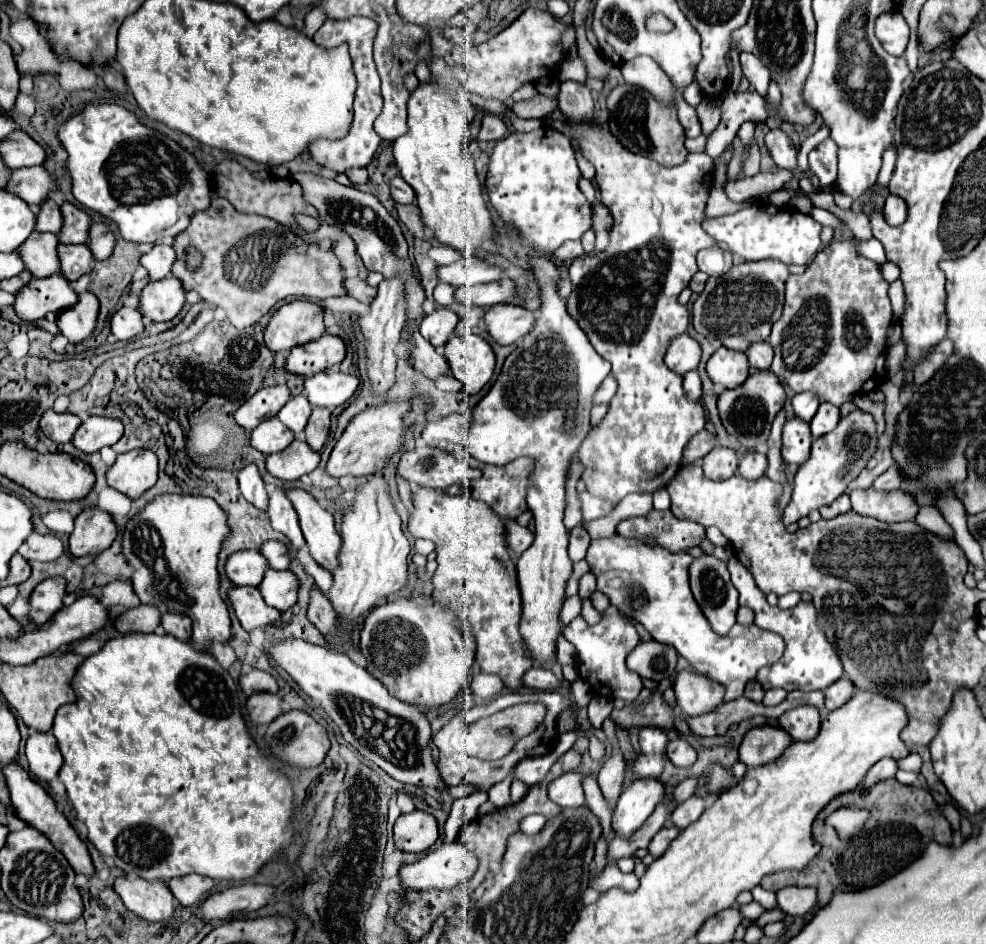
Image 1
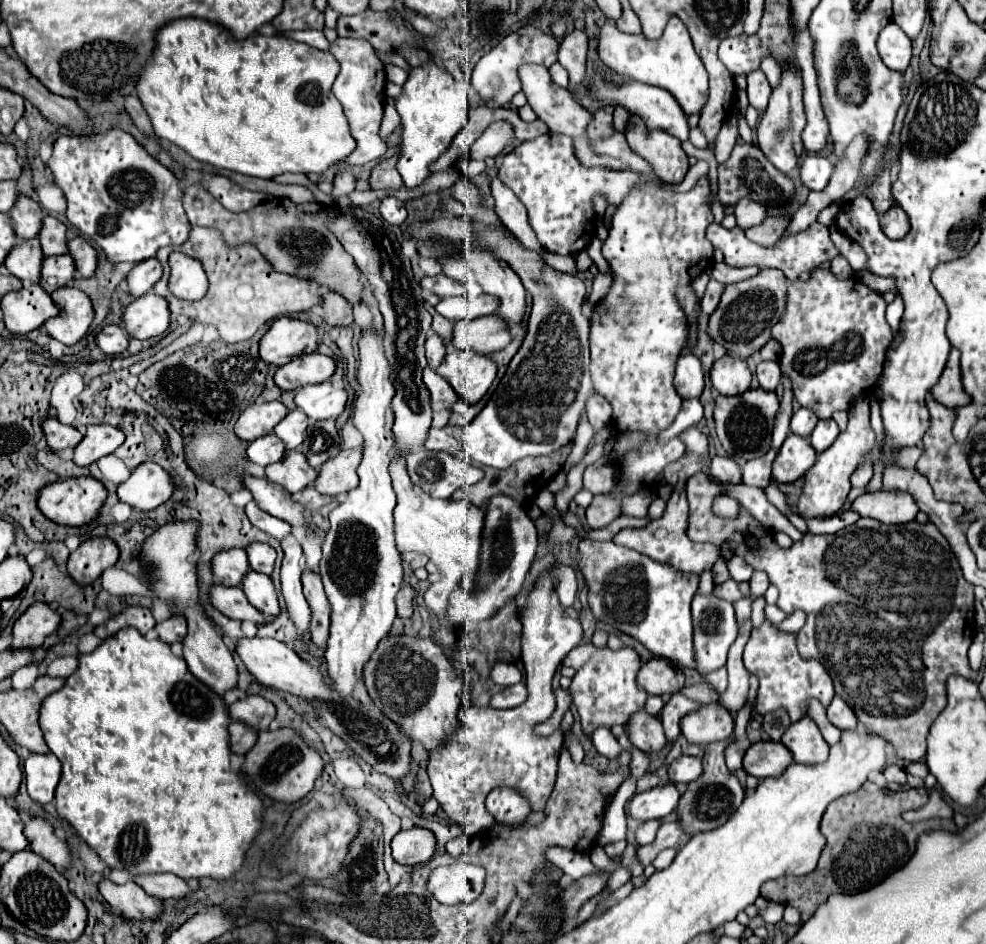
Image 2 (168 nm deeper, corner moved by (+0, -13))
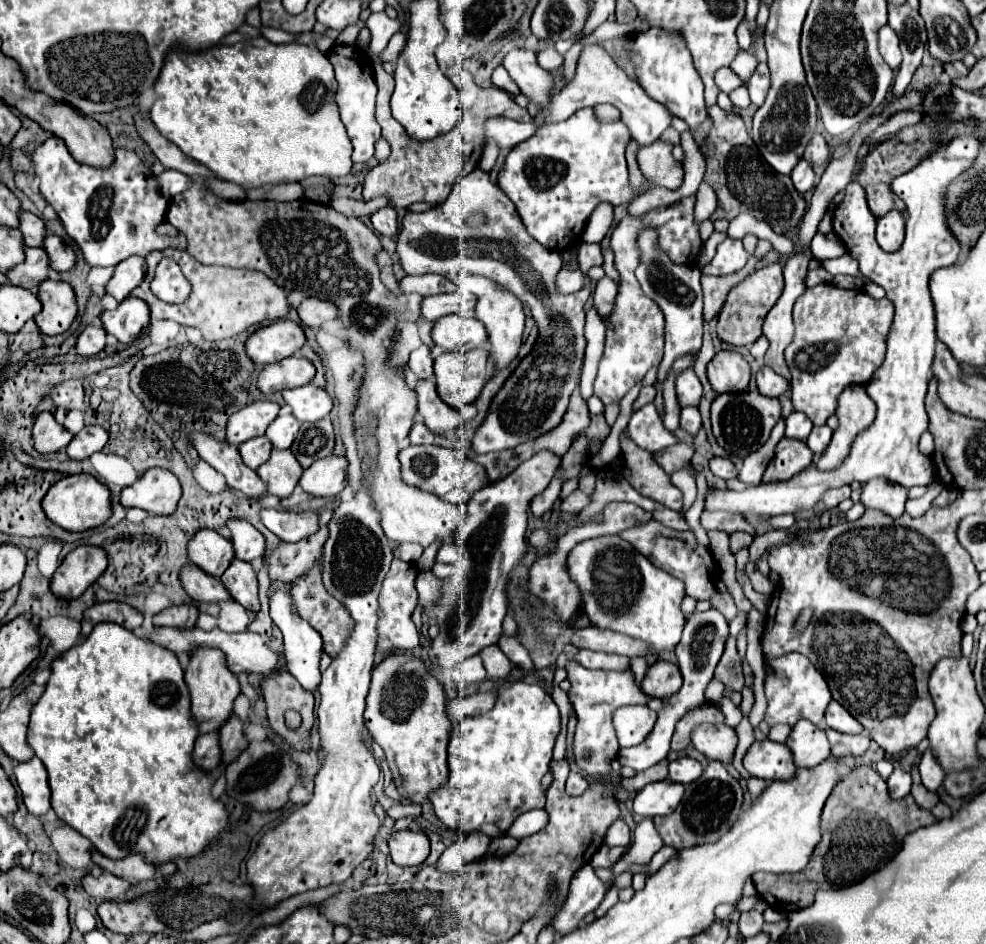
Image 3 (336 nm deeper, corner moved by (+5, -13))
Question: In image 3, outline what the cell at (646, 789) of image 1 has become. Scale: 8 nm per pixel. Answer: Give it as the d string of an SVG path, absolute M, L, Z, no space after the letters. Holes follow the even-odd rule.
M656 781L640 789L634 797L634 813L642 817L670 815L684 795L684 787L674 781Z

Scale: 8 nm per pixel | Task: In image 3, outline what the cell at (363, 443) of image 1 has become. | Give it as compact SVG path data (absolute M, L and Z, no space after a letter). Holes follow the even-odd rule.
M330 455L316 461L300 477L300 487L314 497L334 497L348 485L348 459Z

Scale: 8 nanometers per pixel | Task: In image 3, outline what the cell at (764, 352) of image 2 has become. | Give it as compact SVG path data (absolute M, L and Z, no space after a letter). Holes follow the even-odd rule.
M762 335L762 337L760 337L760 339L750 347L750 353L752 353L752 357L754 357L756 361L762 361L766 351L768 351L768 341L766 341L766 337Z

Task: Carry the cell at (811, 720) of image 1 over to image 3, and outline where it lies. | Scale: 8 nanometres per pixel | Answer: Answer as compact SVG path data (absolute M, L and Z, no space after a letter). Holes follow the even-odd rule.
M800 719L792 727L786 745L794 755L794 763L806 769L820 765L830 755L830 743L826 739L824 729L818 725L812 725L812 721Z

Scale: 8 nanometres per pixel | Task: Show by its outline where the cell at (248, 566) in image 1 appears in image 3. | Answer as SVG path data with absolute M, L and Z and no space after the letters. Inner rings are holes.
M202 529L188 543L188 557L196 567L200 567L208 575L220 579L236 555L234 555L234 547L228 539L224 539L216 531Z

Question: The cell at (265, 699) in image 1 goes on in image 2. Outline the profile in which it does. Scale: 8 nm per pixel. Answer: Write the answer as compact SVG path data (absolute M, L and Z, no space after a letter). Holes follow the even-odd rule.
M231 721L229 727L229 749L235 755L245 755L253 741L257 741L257 733L253 733L253 729L245 729L245 725L237 725L237 721Z

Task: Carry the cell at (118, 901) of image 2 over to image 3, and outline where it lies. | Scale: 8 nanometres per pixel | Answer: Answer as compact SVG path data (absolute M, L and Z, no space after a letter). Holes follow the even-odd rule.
M102 873L100 877L86 875L82 879L82 885L84 885L84 891L88 895L98 897L102 901L124 901L126 899L126 893L132 887L130 881L120 879L116 875L110 875L110 873Z

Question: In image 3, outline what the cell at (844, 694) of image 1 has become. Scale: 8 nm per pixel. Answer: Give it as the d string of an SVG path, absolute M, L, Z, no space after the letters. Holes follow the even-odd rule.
M830 701L824 719L826 719L828 727L832 727L840 733L862 733L864 731L864 727L838 701Z

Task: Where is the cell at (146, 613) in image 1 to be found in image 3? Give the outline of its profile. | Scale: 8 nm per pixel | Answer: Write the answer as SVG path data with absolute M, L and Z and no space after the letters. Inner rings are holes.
M96 603L94 607L90 607L86 613L84 613L84 619L82 619L82 633L84 635L90 635L92 629L98 625L98 623L104 623L104 621L112 621L112 623L118 623L122 625L124 629L138 629L142 625L142 613L138 609L134 609L132 605L128 603Z

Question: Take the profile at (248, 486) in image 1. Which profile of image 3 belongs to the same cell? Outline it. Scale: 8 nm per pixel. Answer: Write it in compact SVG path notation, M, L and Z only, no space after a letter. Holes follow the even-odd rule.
M262 509L260 521L280 539L286 543L296 543L312 533L318 531L318 517L316 511L298 513L298 511L276 511L276 509Z

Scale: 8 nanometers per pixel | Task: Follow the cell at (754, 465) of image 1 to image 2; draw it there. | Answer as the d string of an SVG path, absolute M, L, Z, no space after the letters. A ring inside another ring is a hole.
M769 449L763 457L747 461L747 465L743 467L743 483L745 485L753 485L753 487L767 487L771 481L771 465L775 459L775 449Z

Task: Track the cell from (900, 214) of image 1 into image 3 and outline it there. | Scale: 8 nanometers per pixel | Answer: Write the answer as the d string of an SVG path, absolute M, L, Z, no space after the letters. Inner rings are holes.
M890 211L878 219L876 241L884 251L900 249L904 241L904 215L900 211Z

